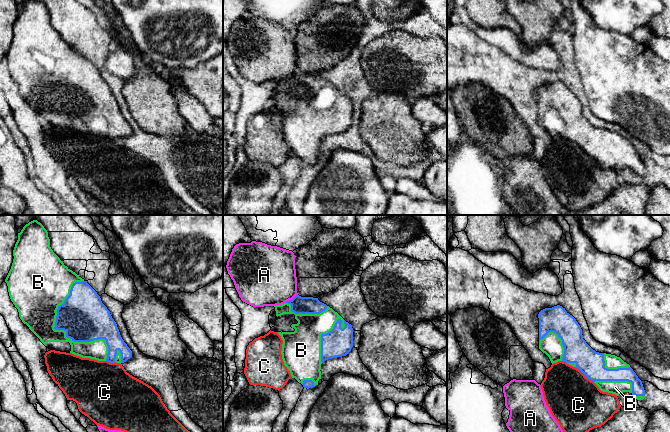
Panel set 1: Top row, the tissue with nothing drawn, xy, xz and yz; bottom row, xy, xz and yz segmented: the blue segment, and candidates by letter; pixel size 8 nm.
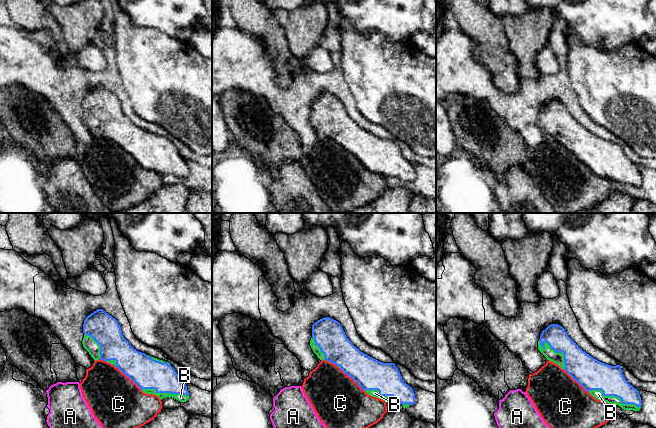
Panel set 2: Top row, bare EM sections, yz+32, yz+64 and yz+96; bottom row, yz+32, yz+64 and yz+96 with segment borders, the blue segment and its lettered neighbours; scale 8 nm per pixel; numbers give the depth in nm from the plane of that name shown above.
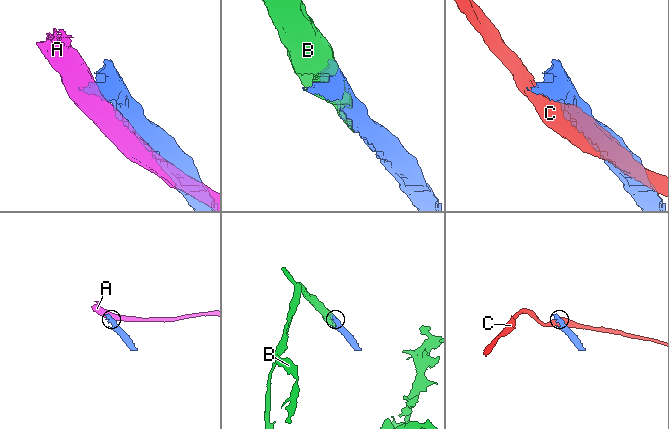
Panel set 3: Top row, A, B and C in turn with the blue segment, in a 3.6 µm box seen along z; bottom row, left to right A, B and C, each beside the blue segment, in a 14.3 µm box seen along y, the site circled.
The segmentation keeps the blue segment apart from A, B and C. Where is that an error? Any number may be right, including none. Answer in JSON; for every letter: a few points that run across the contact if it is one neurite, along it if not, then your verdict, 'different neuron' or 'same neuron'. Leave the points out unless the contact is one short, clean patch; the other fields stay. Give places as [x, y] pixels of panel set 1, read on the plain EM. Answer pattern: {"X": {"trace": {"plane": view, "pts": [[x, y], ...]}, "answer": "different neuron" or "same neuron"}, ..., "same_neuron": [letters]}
{"A": {"answer": "different neuron"}, "B": {"answer": "same neuron"}, "C": {"answer": "different neuron"}, "same_neuron": ["B"]}

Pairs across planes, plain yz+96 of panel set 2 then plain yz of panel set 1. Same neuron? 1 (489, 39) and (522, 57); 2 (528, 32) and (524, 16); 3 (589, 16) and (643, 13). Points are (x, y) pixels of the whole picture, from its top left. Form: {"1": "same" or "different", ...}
{"1": "different", "2": "same", "3": "same"}

